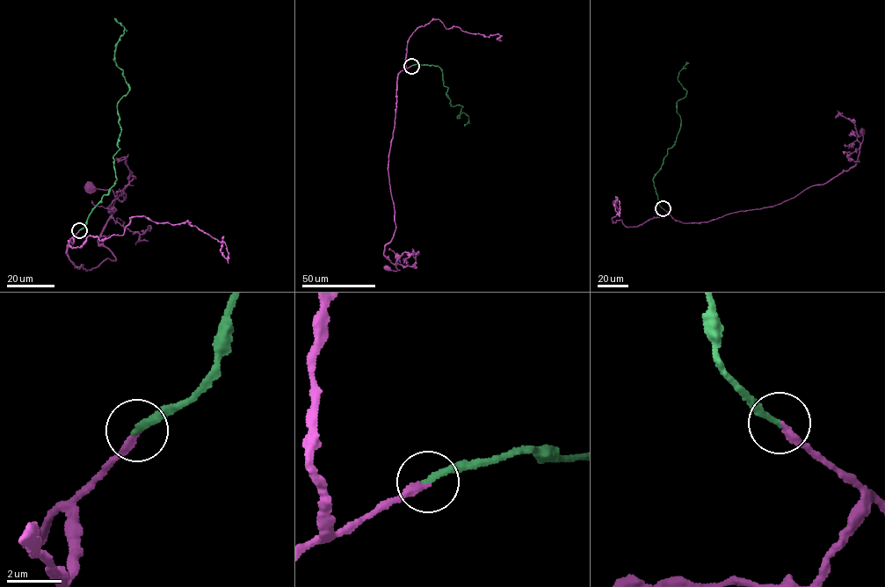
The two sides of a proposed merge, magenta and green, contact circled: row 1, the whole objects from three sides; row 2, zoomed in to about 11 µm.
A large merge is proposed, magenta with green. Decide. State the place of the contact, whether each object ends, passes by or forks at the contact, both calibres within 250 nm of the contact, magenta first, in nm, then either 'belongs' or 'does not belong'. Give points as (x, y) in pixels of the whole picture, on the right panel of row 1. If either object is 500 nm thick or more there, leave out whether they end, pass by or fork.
at (663, 208); magenta ends there; green ends there; 240 nm thick on the magenta side, 240 nm on the other; belongs

